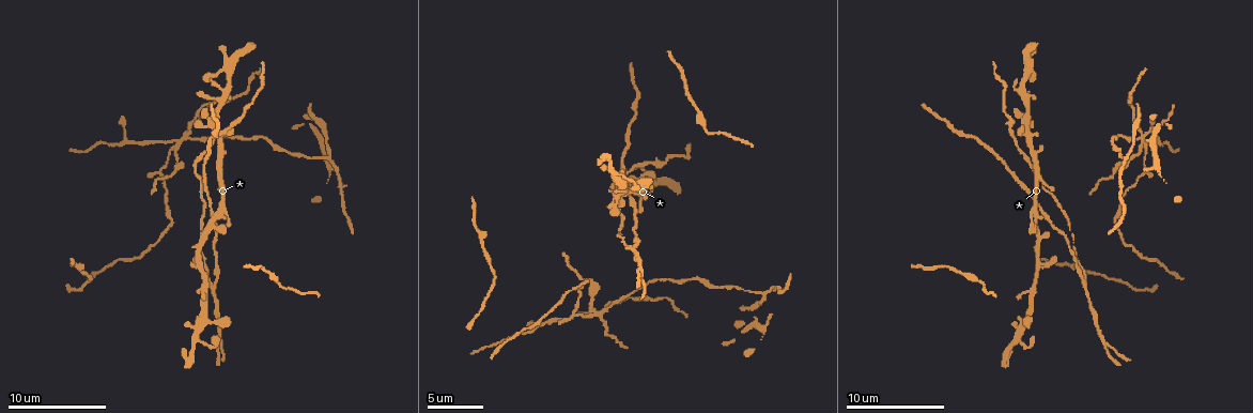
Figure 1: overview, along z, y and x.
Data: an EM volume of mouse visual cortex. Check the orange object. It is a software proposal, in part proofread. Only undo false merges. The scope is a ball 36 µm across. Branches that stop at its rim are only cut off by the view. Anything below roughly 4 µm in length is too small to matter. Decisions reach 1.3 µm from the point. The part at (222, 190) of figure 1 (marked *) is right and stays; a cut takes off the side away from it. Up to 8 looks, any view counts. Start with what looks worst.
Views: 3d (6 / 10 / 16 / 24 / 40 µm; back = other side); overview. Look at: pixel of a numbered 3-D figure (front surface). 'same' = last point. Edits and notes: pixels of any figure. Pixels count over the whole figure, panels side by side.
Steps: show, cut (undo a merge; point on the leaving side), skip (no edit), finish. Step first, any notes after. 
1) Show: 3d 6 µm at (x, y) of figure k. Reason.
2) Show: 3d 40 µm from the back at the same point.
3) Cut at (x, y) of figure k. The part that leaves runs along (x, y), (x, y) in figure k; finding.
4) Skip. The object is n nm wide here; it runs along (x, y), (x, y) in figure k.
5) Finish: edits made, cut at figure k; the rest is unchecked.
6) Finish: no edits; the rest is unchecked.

Show: 3d 10 µm at (173, 141) of figure 1. Four-way junction.

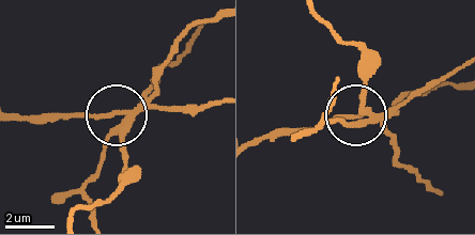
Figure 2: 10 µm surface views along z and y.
Cut at (156, 82) of figure 2. The part that leaves runs along (137, 110), (106, 145), (101, 170), (86, 188), (90, 213) in figure 2; two neurons meet here.

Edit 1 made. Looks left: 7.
Show: overview. See it whole again.

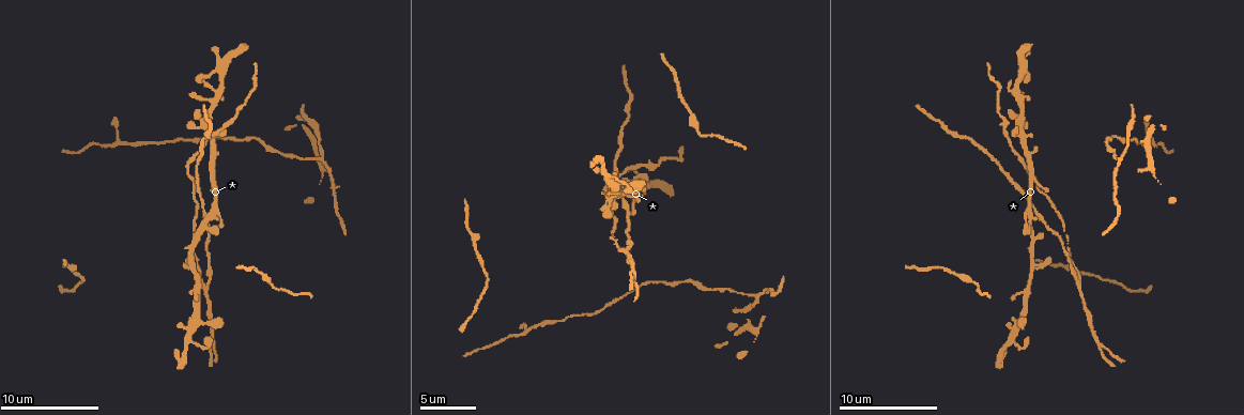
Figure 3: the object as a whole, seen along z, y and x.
Show: 3d 10 µm at (622, 251) of figure 3. Three-way junction.

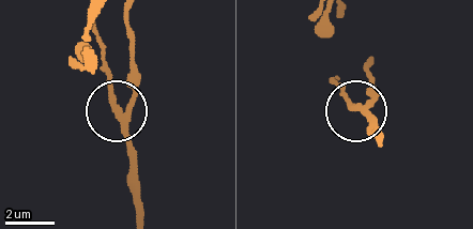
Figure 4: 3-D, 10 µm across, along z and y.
Skip. The object is 210 nm wide here; one neuron here.

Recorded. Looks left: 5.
Show: 3d 10 µm at (199, 322) of figure 3.

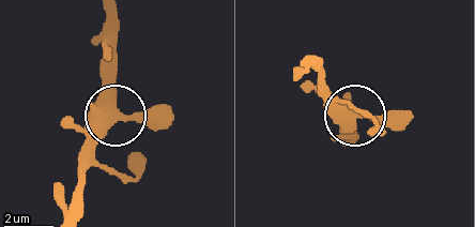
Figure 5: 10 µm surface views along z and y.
Skip. The object is 460 nm wide here; one neuron here.

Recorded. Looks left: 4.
Show: 3d 10 µm at (1031, 218) of figure 3. Four or more arms meet.

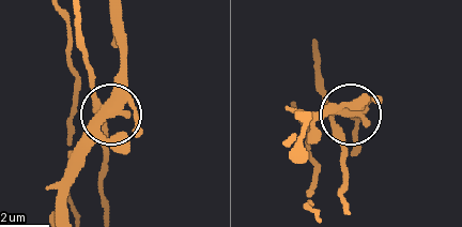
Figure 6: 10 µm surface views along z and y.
Skip. The object is 340 nm wide here; one neuron here.

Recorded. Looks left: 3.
Finish: edits made, cut at figure 2; the rest is unchecked.

